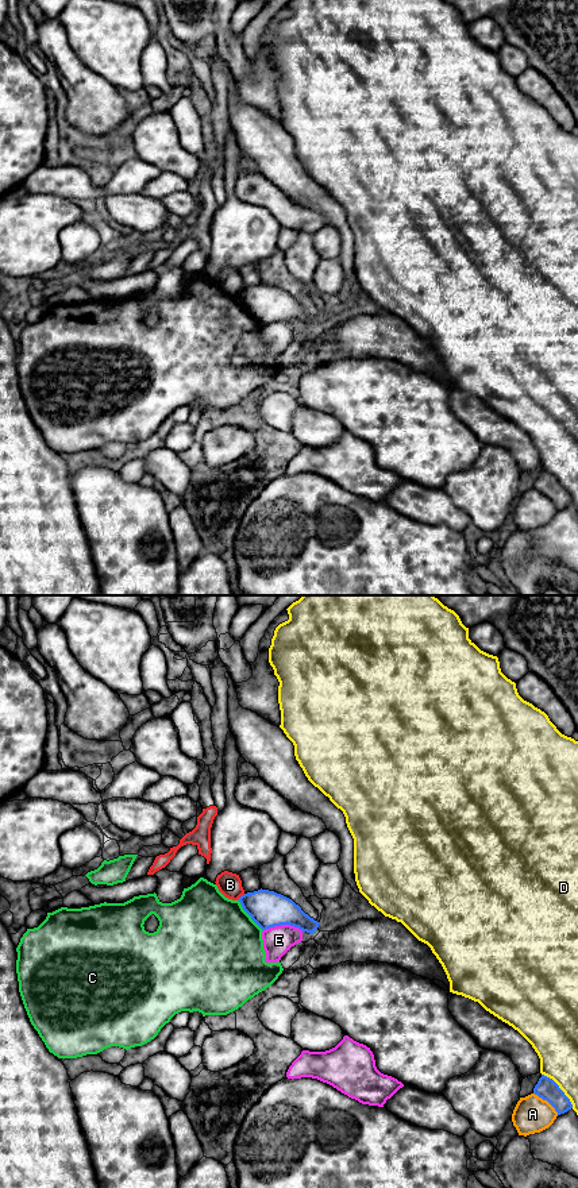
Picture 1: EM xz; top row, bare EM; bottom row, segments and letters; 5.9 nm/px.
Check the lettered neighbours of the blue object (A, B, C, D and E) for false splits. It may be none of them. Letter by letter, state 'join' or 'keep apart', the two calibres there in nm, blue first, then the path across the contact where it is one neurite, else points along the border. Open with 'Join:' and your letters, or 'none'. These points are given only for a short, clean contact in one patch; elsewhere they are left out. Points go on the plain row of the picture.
Join: none
A: keep apart | 130/220 nm
B: keep apart | 220/140 nm | along xz (245, 289), (237, 294)
C: keep apart | 220/500 nm | along xz (238, 294), (242, 304), (262, 326)
D: keep apart | 130/260 nm
E: keep apart | 220/170 nm

